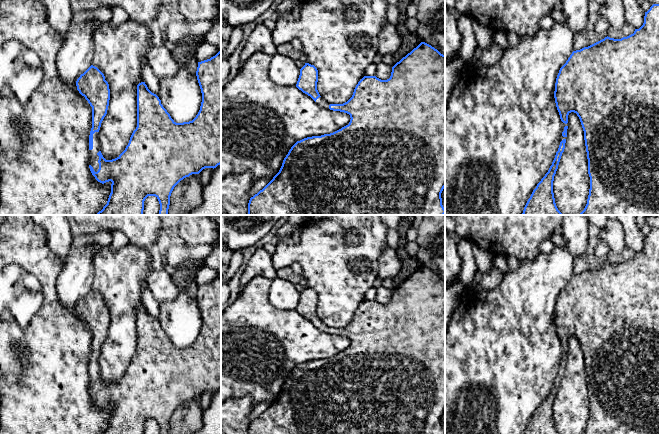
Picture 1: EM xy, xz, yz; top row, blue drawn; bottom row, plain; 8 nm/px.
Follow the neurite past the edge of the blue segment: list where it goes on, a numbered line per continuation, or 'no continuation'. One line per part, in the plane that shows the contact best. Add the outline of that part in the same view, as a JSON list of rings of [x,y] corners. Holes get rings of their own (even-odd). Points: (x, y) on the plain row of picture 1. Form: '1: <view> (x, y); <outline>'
1: xy (94, 382); [[[99,356],[93,358],[93,373],[90,374],[90,389],[93,391],[94,395],[97,396],[99,393],[99,380],[97,377],[100,375],[100,366],[98,362]]]

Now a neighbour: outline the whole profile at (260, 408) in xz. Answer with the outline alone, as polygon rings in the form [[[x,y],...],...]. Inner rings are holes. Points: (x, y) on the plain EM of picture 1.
[[[265,401],[254,406],[250,415],[250,422],[257,418],[260,414],[262,414],[272,403],[273,401]]]

